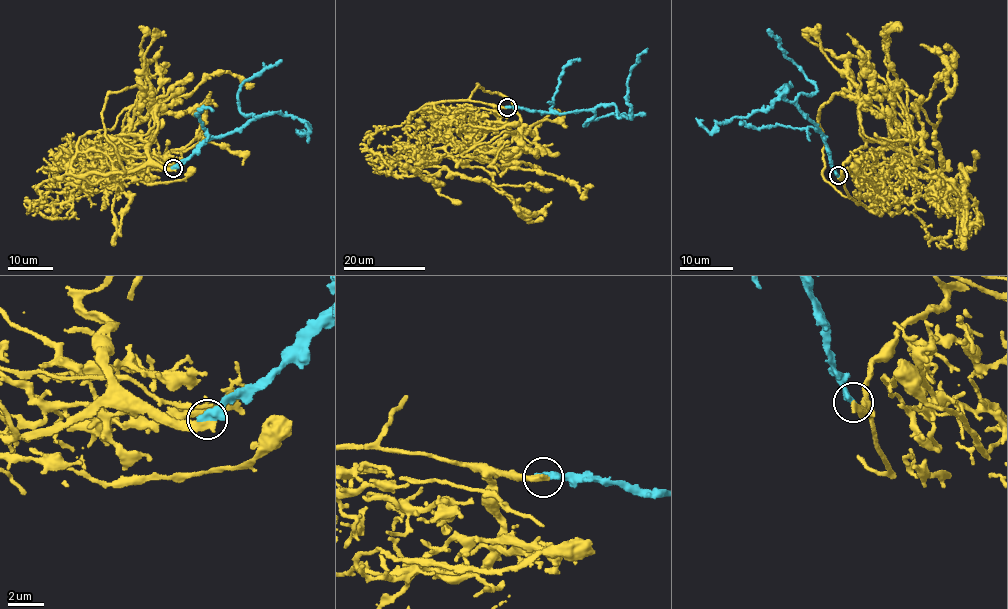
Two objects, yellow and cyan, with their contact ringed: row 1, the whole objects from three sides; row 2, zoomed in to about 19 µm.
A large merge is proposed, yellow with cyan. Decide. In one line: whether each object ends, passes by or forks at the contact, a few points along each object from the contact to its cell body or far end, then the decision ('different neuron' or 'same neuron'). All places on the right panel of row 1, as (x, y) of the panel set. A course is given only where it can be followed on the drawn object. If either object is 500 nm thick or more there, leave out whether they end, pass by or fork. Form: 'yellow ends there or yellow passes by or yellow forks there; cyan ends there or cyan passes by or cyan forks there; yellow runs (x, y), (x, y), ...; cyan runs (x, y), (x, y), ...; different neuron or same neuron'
yellow ends there; cyan ends there; yellow runs (837, 175), (842, 179), (843, 163), (877, 140), (944, 177), (933, 141), (947, 93), (947, 61), (920, 44); cyan runs (837, 175), (821, 132), (777, 94), (790, 86), (787, 83), (766, 108), (718, 122), (711, 132), (696, 117); different neuron

